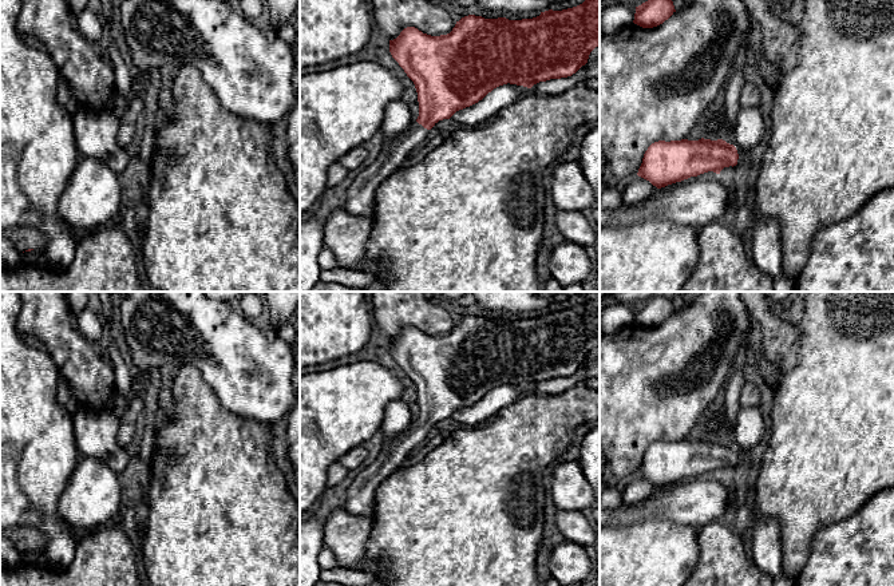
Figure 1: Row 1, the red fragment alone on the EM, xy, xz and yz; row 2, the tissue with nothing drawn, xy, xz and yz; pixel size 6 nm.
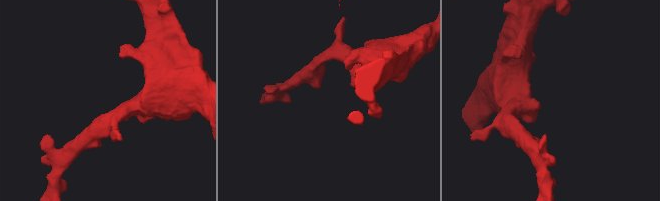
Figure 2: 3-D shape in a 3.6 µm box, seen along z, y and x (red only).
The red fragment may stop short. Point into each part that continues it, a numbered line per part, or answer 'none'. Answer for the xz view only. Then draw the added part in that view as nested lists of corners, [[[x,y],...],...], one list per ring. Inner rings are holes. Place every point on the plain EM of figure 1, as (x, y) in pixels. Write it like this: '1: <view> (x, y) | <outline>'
1: xz (359, 497) | [[[414,420],[407,429],[395,437],[385,439],[379,456],[347,488],[343,508],[353,515],[371,515],[377,487],[401,467],[427,432],[427,428]]]

